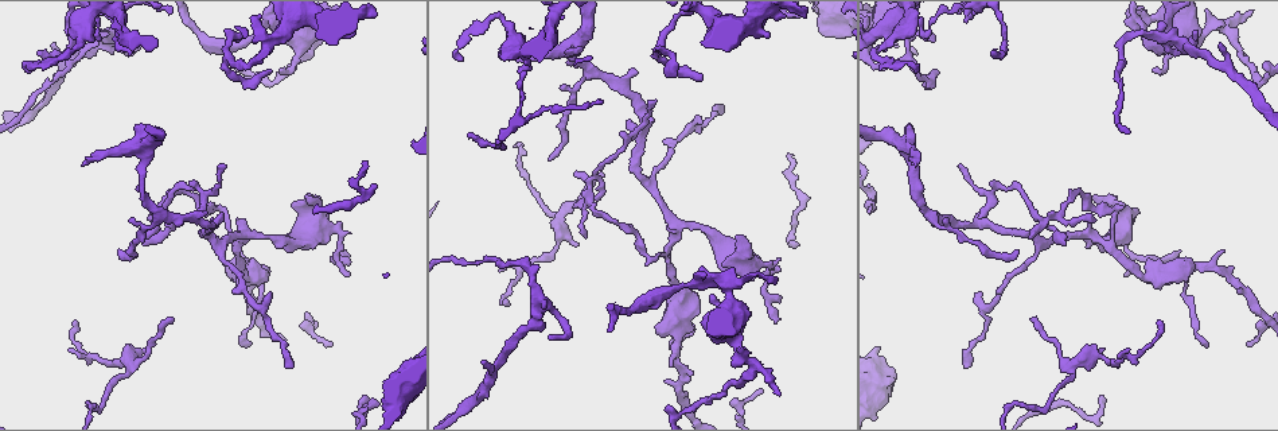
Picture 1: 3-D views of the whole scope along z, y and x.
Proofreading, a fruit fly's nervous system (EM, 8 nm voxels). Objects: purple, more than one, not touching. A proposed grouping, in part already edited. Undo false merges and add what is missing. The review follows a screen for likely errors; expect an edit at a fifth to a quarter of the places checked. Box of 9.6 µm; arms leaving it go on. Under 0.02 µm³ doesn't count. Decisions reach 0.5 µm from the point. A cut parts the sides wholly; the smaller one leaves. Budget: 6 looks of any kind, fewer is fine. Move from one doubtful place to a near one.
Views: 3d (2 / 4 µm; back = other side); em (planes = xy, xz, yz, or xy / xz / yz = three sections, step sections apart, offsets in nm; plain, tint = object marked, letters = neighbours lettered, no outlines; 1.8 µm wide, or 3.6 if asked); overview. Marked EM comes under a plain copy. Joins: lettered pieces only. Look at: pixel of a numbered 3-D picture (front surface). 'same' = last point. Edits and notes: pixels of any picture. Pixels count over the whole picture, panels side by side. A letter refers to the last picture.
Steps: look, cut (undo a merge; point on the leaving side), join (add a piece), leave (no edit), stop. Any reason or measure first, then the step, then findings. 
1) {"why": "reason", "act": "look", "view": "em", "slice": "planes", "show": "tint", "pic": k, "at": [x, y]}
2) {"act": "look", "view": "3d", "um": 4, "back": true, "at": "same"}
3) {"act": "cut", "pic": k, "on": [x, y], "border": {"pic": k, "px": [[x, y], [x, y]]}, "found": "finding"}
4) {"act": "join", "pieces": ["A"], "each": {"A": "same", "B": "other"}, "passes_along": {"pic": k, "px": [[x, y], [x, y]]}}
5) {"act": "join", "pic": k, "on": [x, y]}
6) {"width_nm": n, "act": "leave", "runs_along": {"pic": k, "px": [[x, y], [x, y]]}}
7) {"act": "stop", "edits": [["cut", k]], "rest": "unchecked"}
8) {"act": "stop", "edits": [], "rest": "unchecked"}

{"why": "arms part here", "act": "look", "view": "3d", "um": 4, "pic": 1, "at": [590, 191]}

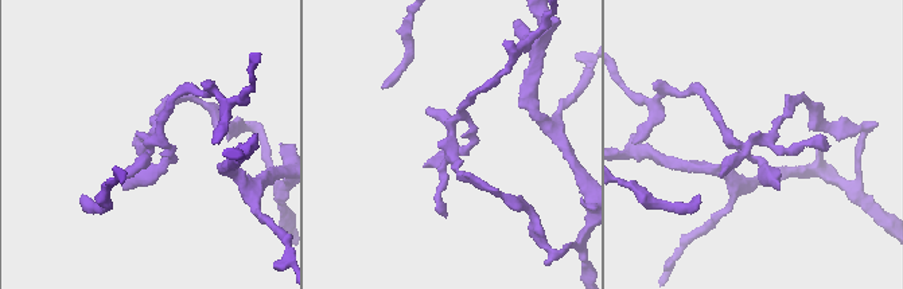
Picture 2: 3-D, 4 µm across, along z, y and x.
{"act": "look", "view": "em", "slice": "yz", "step": 8, "show": "tint", "pic": 2, "at": [451, 134]}

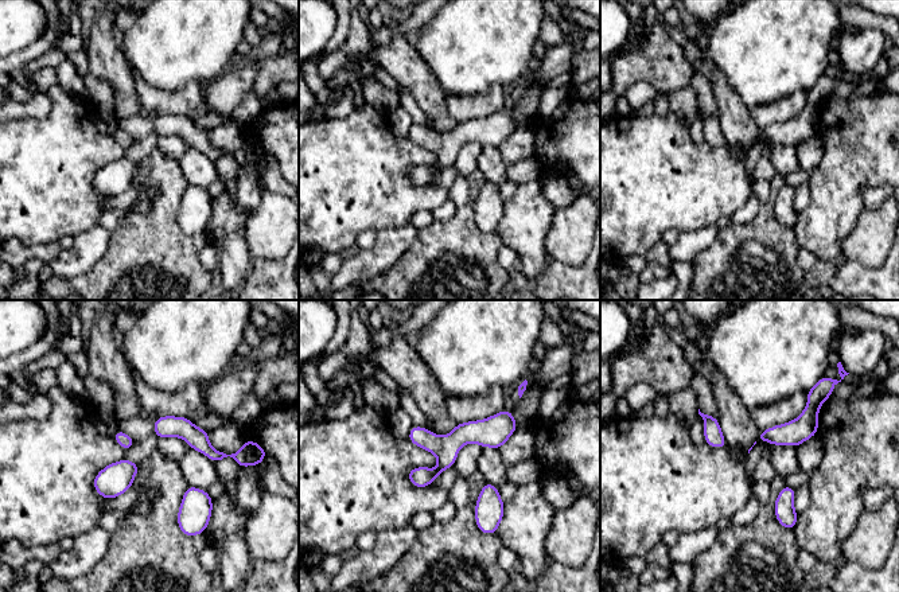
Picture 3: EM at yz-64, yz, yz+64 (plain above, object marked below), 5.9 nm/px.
{"act": "look", "view": "em", "slice": "yz", "step": 8, "show": "letters", "at": "same"}

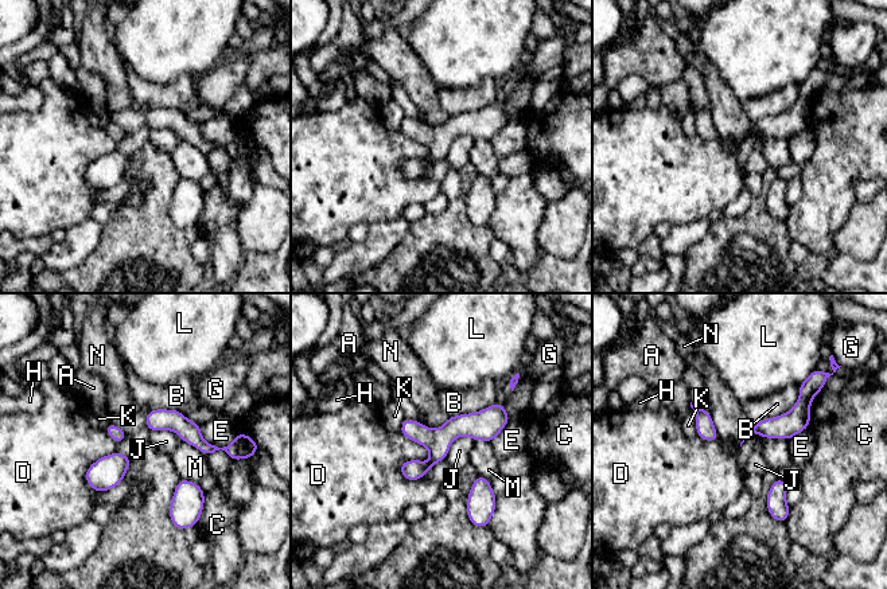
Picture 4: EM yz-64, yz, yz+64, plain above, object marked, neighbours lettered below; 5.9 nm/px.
{"act": "leave", "each": {"A": "other", "B": "other", "C": "other", "D": "other", "E": "other", "G": "other", "H": "other", "J": "other", "K": "other", "L": "other", "M": "other", "N": "other"}, "border": {"pic": 4, "px": [[474, 440], [458, 436], [444, 459]]}, "found": "continuous, no second neuron"}

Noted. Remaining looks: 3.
{"why": "tapers out", "act": "look", "view": "em", "slice": "planes", "show": "letters", "pic": 1, "at": [1038, 319]}

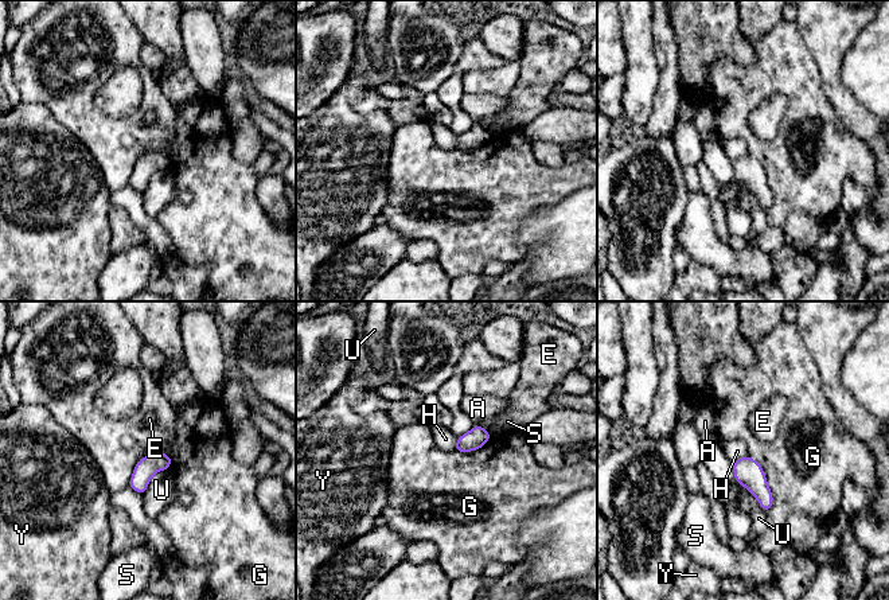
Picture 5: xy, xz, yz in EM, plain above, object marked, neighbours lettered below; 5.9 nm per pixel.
{"width_nm": 120, "longest_contact_nm": ["G", 320], "act": "leave", "each": {"A": "other", "E": "other", "G": "other", "H": "other", "S": "other", "U": "other", "Y": "other"}, "found": "no lettered piece goes on from it"}

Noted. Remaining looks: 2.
{"why": "thin end", "act": "look", "view": "3d", "um": 2, "pic": 1, "at": [668, 76]}

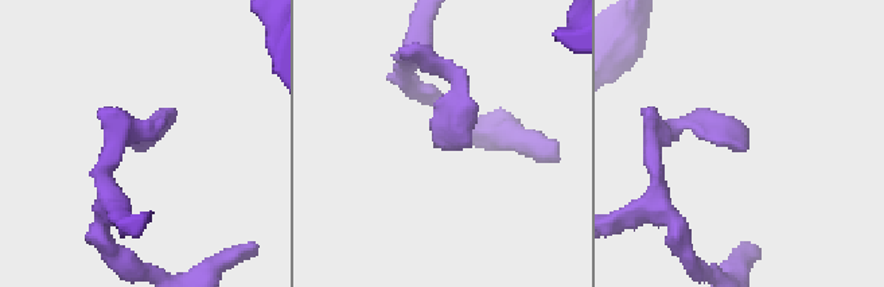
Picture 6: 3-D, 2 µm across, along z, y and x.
{"why": "now the EM", "act": "look", "view": "em", "slice": "planes", "show": "letters", "pic": 6, "at": [442, 146]}

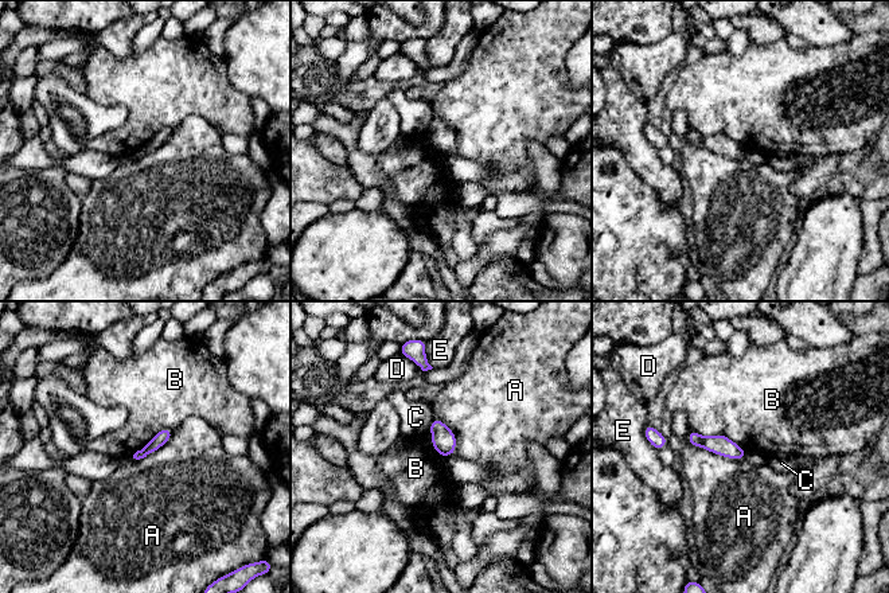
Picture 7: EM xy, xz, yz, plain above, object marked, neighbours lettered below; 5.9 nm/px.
{"width_nm": 80, "longest_contact_nm": ["A", 360], "act": "leave", "each": {"A": "other", "B": "other", "C": "other", "D": "other", "E": "other"}, "found": "no lettered piece goes on from it"}

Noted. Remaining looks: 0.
{"act": "stop", "edits": [], "rest": "unchecked"}

